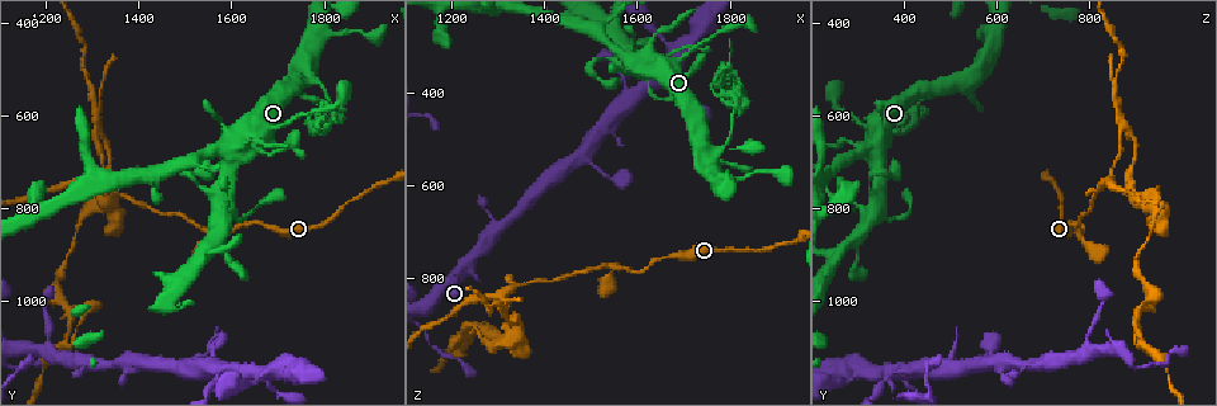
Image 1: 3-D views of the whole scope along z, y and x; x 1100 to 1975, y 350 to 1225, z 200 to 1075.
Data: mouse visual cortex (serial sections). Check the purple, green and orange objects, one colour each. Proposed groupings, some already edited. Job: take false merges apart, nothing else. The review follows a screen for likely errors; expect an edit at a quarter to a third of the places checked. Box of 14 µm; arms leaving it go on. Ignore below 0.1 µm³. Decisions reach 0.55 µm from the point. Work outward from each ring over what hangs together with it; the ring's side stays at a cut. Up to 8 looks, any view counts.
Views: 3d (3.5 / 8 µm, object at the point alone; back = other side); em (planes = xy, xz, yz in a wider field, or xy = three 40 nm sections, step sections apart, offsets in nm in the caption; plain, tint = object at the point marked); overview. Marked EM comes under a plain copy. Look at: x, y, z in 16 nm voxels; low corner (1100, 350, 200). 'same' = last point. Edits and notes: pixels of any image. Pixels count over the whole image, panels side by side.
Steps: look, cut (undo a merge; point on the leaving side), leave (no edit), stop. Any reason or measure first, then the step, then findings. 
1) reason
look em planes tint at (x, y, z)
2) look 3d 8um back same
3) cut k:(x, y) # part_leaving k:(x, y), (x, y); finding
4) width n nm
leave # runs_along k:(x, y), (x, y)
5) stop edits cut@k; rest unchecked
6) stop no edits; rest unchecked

look 3d 8um at (1770, 530, 525)

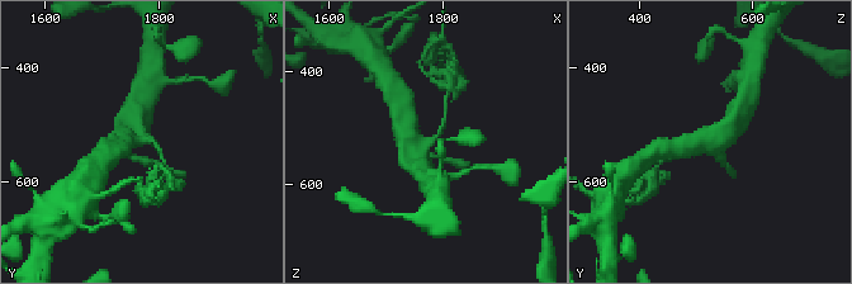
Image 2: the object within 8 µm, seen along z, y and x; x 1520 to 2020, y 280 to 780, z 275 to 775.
closer look
look 3d 3.5um at (1770, 530, 525)

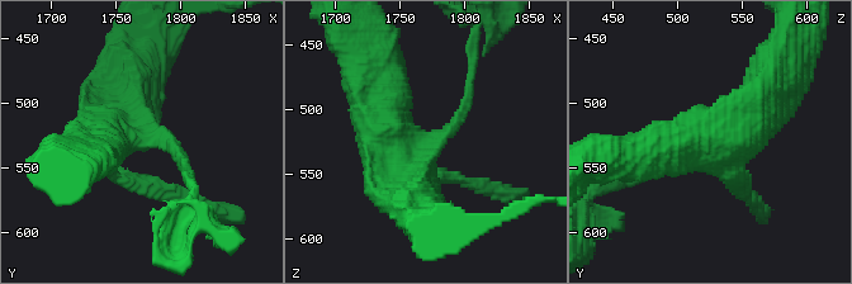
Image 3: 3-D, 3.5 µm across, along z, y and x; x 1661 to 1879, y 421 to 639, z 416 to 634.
look em xy step 3 tint at (1768, 530, 526)

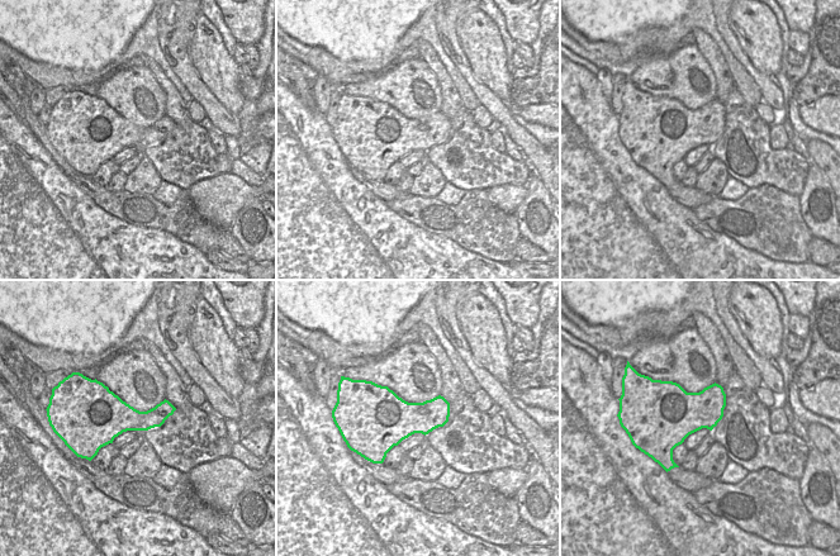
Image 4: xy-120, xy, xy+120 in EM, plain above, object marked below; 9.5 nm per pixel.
cut 3:(472, 69) # part_leaving 3:(465, 108), (477, 33); two cells meet here

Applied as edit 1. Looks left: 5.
sudden change in width
look 3d 3.5um at (1695, 630, 320)

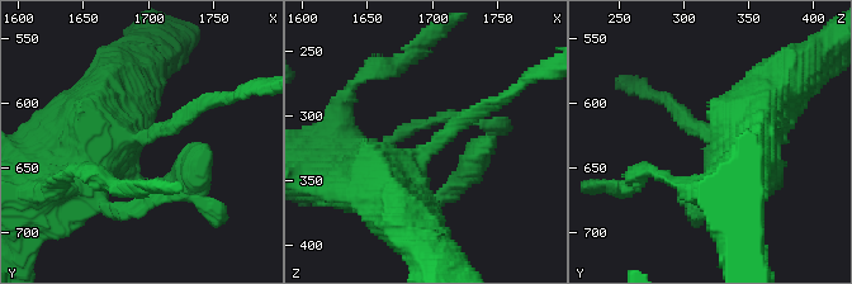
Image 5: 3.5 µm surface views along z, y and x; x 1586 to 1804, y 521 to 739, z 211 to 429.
arm_widths 200, 600 nm; now the EM
look em xy step 1 tint at (1696, 626, 326)

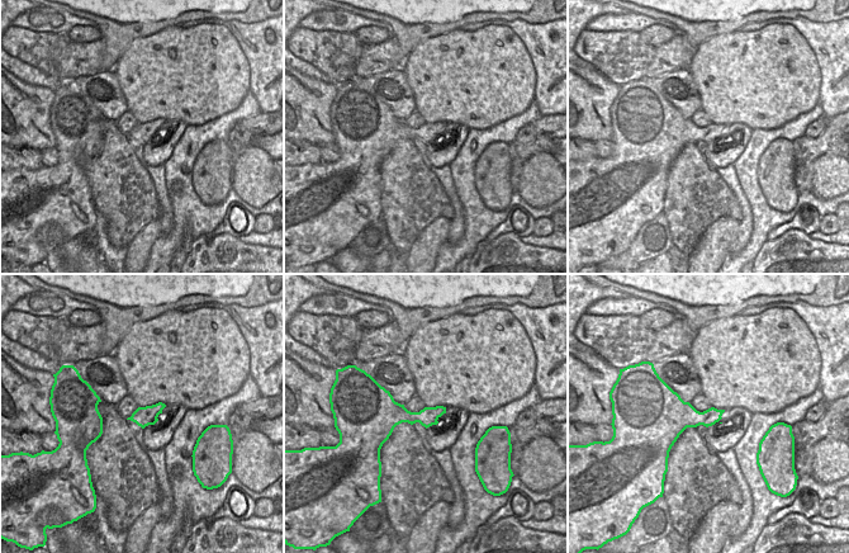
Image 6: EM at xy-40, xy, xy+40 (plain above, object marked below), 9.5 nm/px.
look em xy step 5 tint same

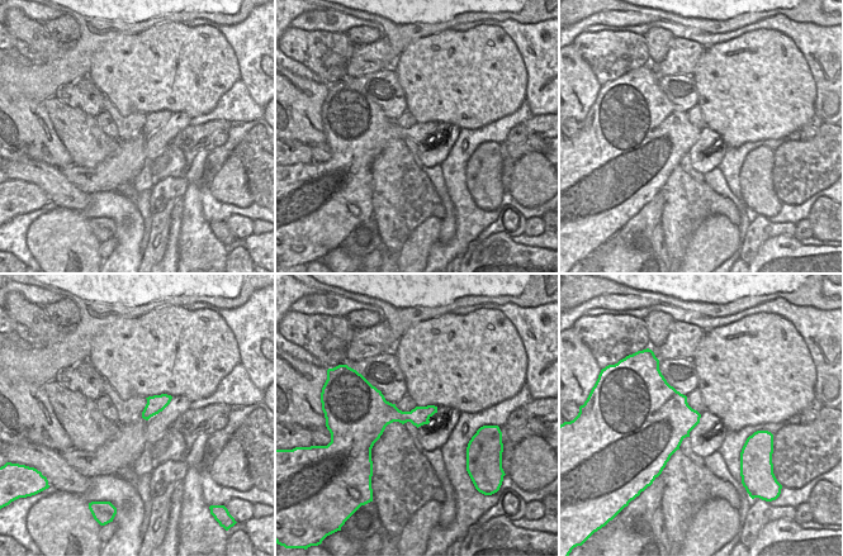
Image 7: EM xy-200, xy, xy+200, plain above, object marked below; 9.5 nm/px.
width 180 nm
leave # runs_along 5:(403, 202), (387, 183), (492, 104); all the same cell

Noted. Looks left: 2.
stop edits cut@3; rest unchecked

